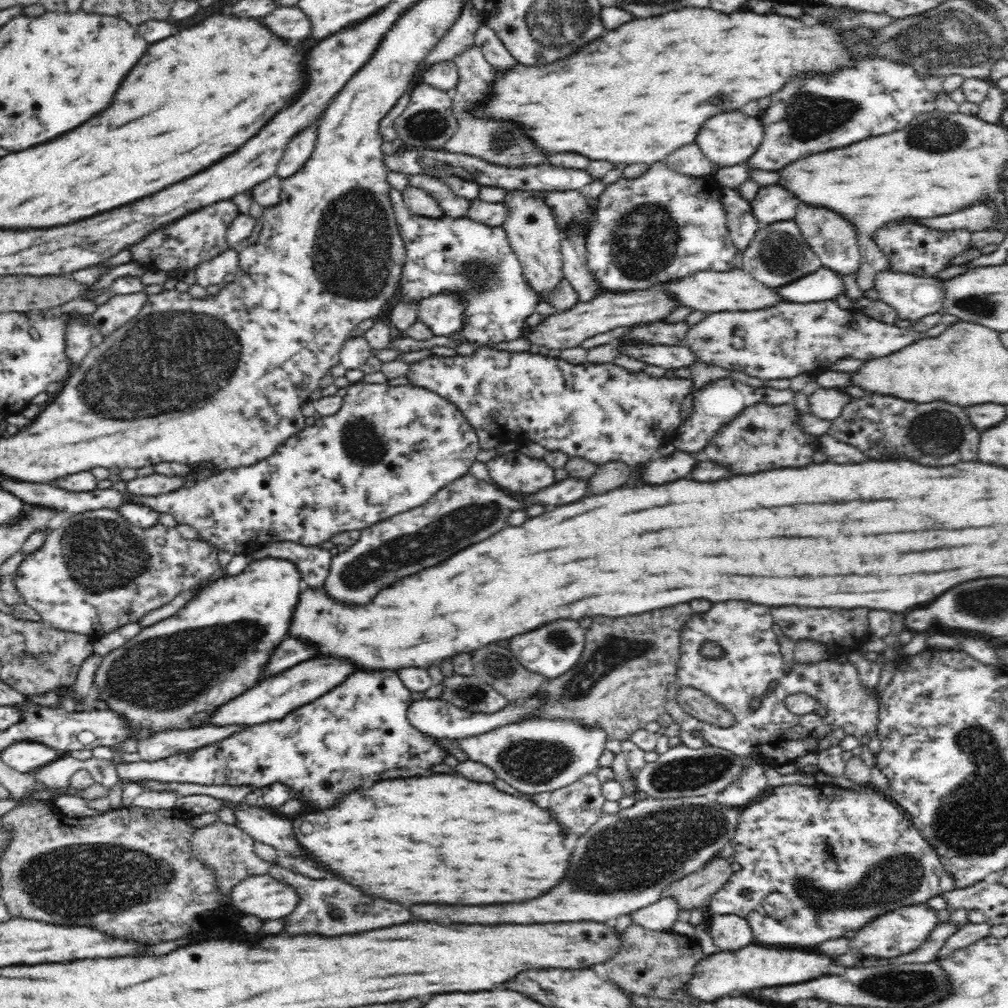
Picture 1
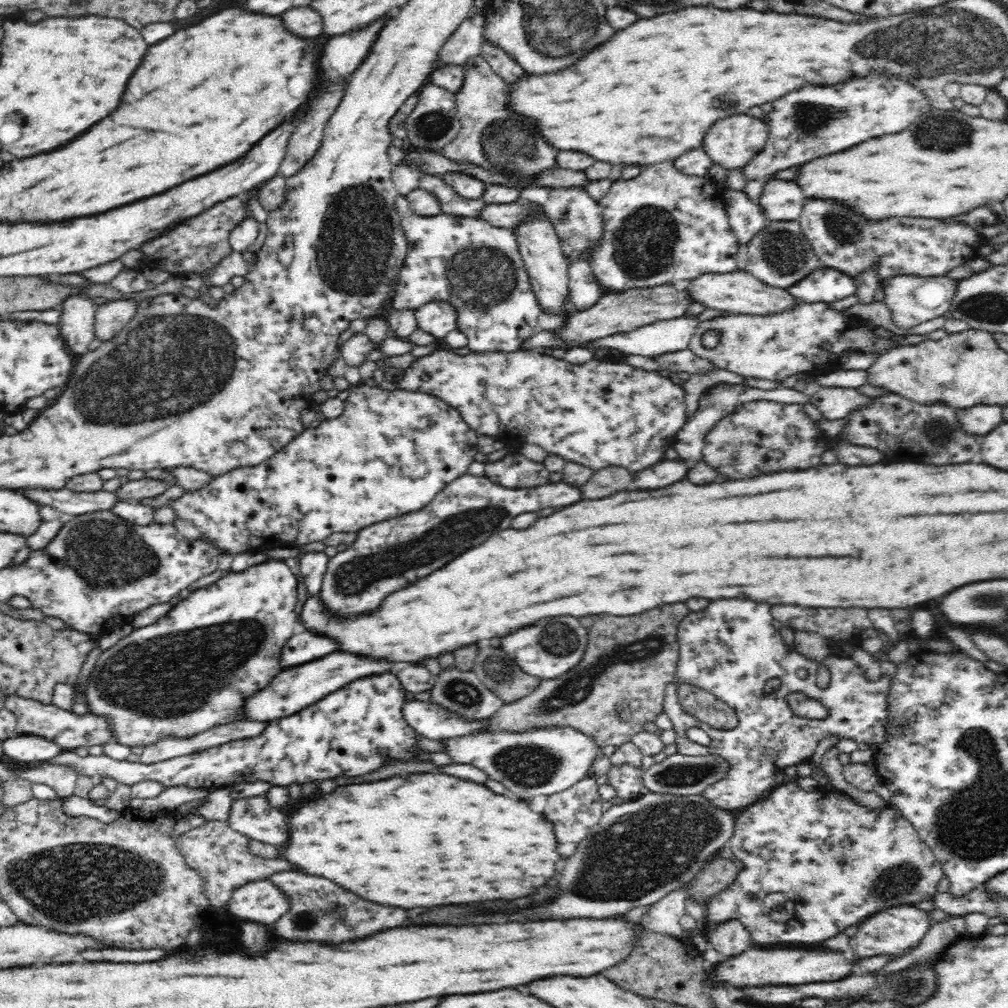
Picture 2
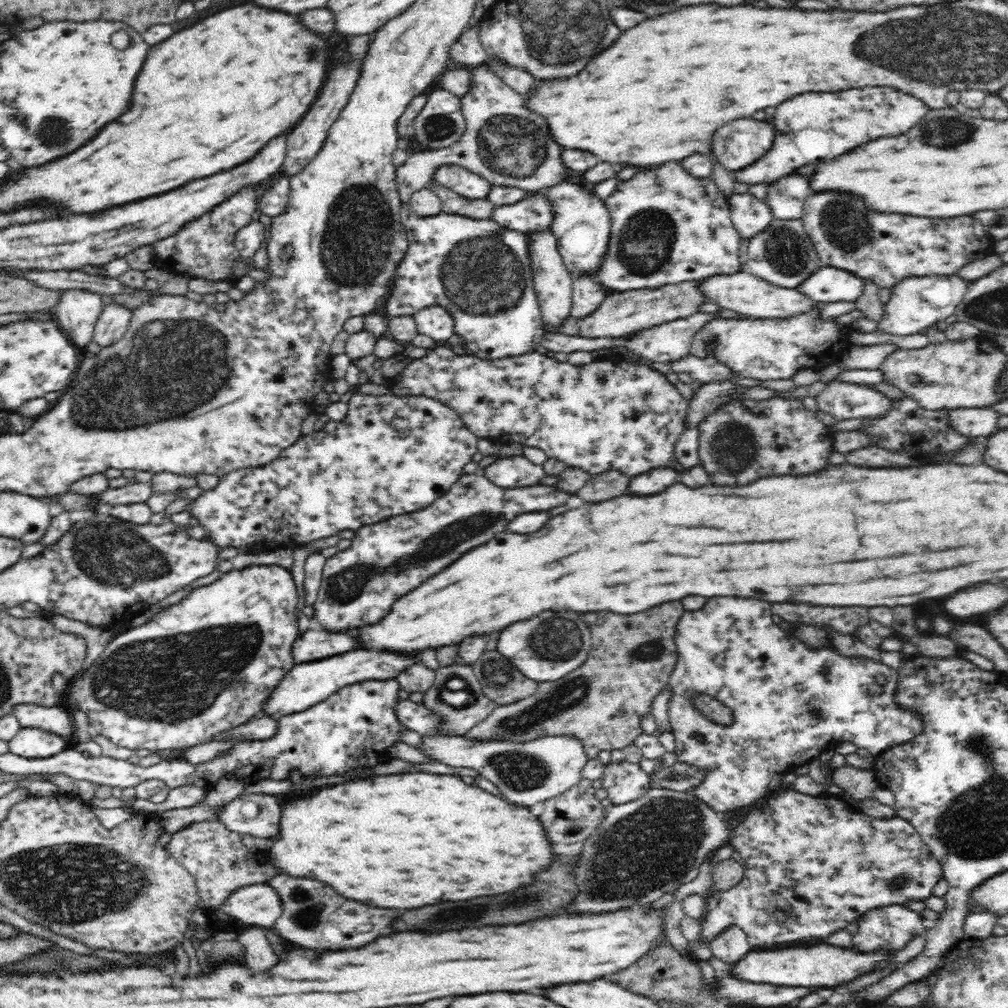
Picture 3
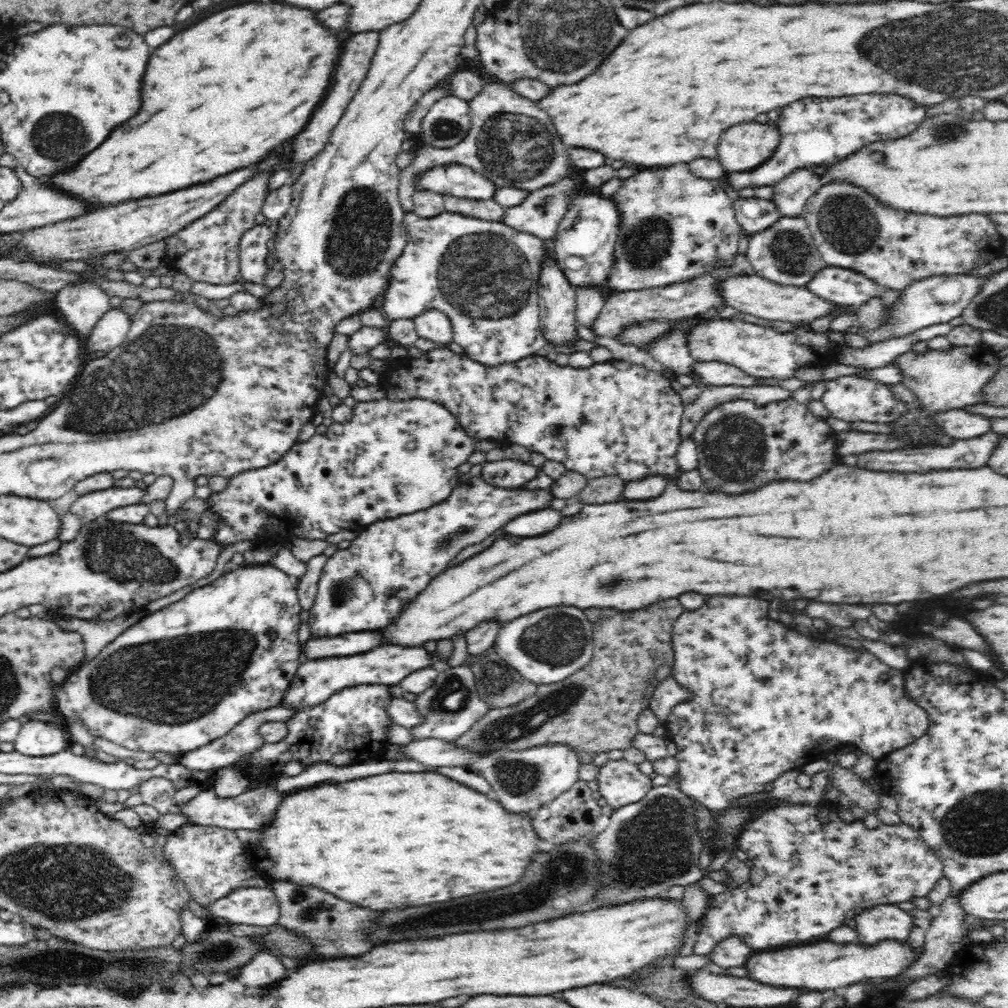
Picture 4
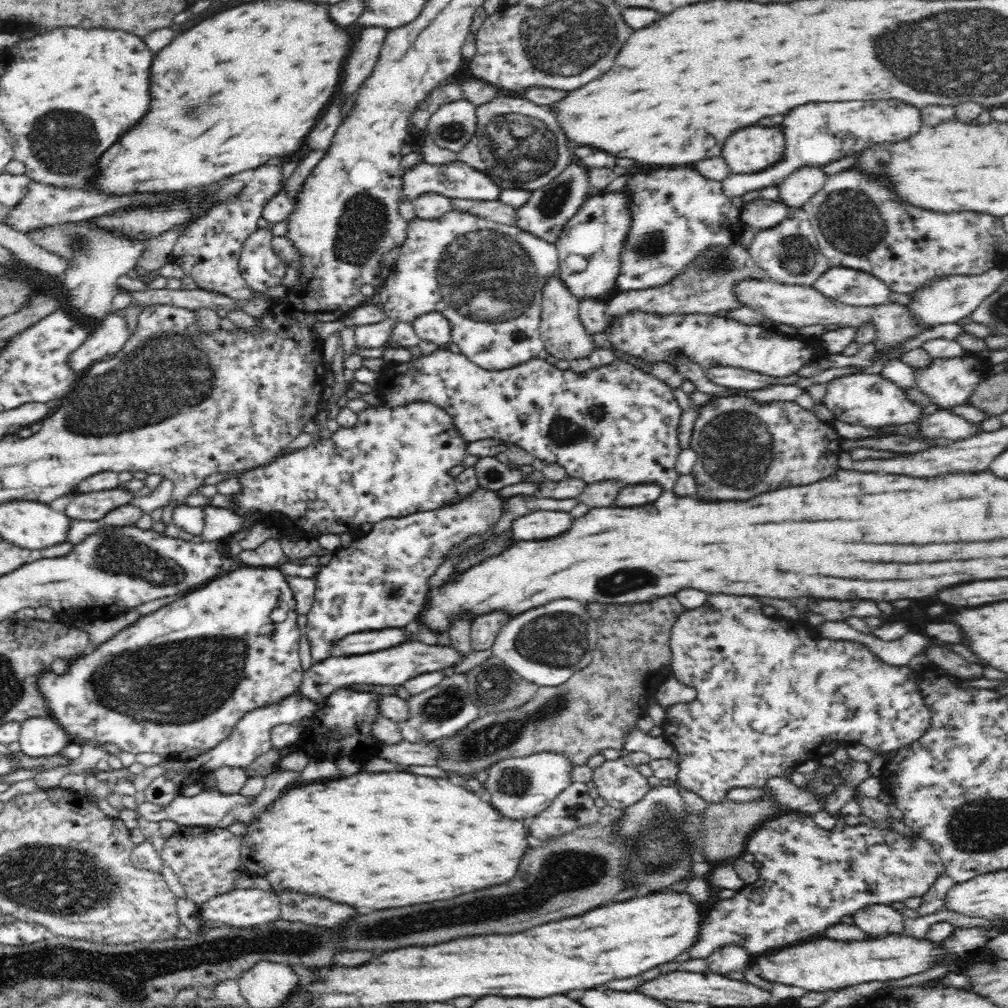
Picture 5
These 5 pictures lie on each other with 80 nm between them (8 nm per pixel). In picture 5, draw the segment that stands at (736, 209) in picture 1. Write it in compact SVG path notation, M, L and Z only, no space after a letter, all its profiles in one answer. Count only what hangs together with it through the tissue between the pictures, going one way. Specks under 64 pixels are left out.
M760 197L745 204L741 219L744 224L750 224L754 228L764 230L778 226L780 222L794 214L795 211L792 210L791 206L782 201L766 200Z

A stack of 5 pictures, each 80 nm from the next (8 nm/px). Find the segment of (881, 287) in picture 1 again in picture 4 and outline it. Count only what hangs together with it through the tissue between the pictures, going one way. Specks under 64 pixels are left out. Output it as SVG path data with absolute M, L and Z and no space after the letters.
M990 272L986 276L972 274L929 276L913 282L901 291L901 297L892 305L893 319L887 325L882 325L864 334L868 342L866 346L872 346L886 339L906 336L927 326L949 323L953 318L961 316L970 301L982 290L985 282L995 274L996 272Z

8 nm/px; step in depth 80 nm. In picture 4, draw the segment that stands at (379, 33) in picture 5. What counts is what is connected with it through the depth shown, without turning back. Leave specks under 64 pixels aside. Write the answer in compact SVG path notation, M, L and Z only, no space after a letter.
M368 30L368 32L357 32L350 39L346 40L344 44L344 54L340 56L340 64L336 68L334 74L334 82L332 88L328 92L328 96L322 100L322 104L318 106L318 110L312 114L308 126L304 128L304 132L300 132L294 142L292 142L292 163L296 167L302 167L314 158L320 151L324 150L328 145L332 130L338 126L338 122L344 116L348 104L352 101L352 97L358 92L362 81L368 74L377 44L379 43L379 31Z

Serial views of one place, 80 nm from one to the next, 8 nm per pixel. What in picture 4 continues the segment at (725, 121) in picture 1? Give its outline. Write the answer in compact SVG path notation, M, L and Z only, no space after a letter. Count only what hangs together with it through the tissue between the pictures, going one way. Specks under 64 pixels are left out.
M744 122L728 128L718 144L718 159L727 173L754 170L772 158L780 144L776 124Z

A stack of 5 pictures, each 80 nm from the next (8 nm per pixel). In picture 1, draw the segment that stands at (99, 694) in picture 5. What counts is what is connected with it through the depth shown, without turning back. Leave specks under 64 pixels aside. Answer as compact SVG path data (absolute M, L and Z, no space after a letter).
M282 559L255 560L248 565L246 572L238 576L221 577L205 585L177 614L142 628L142 632L130 642L104 656L94 678L96 698L108 704L112 712L120 712L120 716L124 716L130 729L128 740L138 742L156 733L210 725L210 718L220 706L232 698L238 698L260 682L266 662L276 650L272 646L278 646L288 636L286 630L290 628L298 596L300 572L292 562Z

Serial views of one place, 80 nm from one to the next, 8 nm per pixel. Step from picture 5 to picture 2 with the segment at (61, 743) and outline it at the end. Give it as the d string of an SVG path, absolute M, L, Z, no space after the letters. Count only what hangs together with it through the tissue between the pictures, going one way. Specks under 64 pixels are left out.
M18 734L3 741L3 748L3 759L17 764L46 762L63 751L53 740L37 734Z

